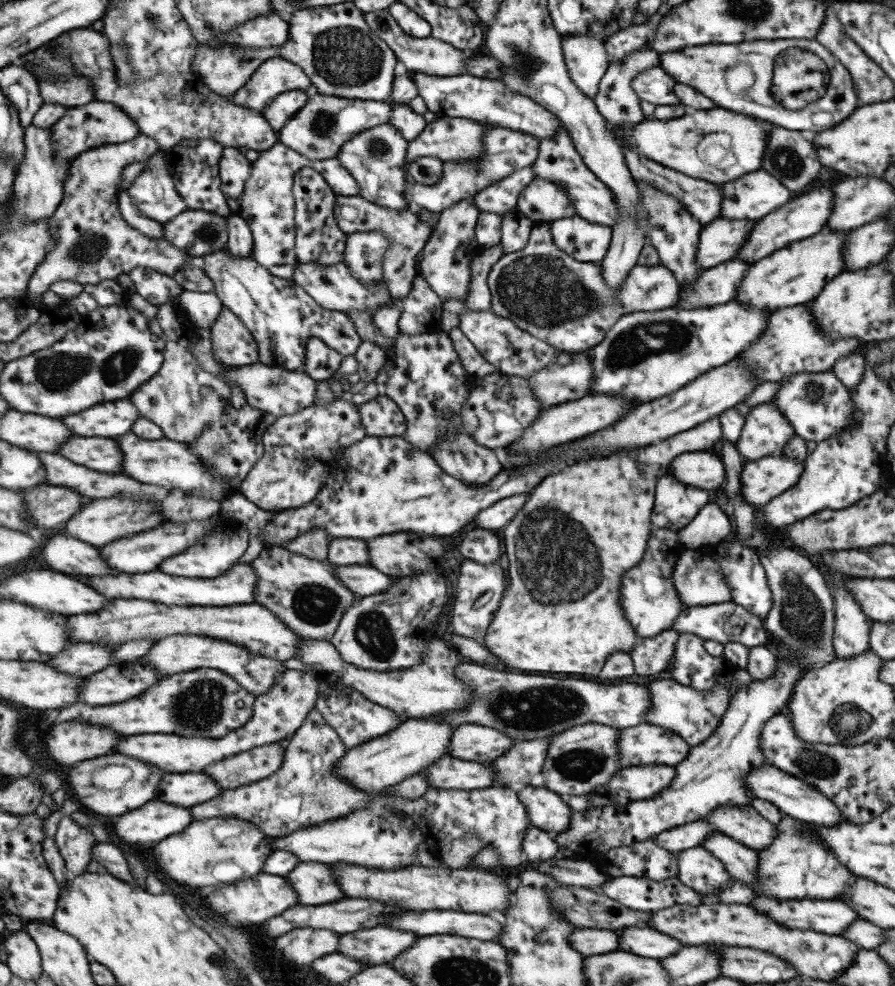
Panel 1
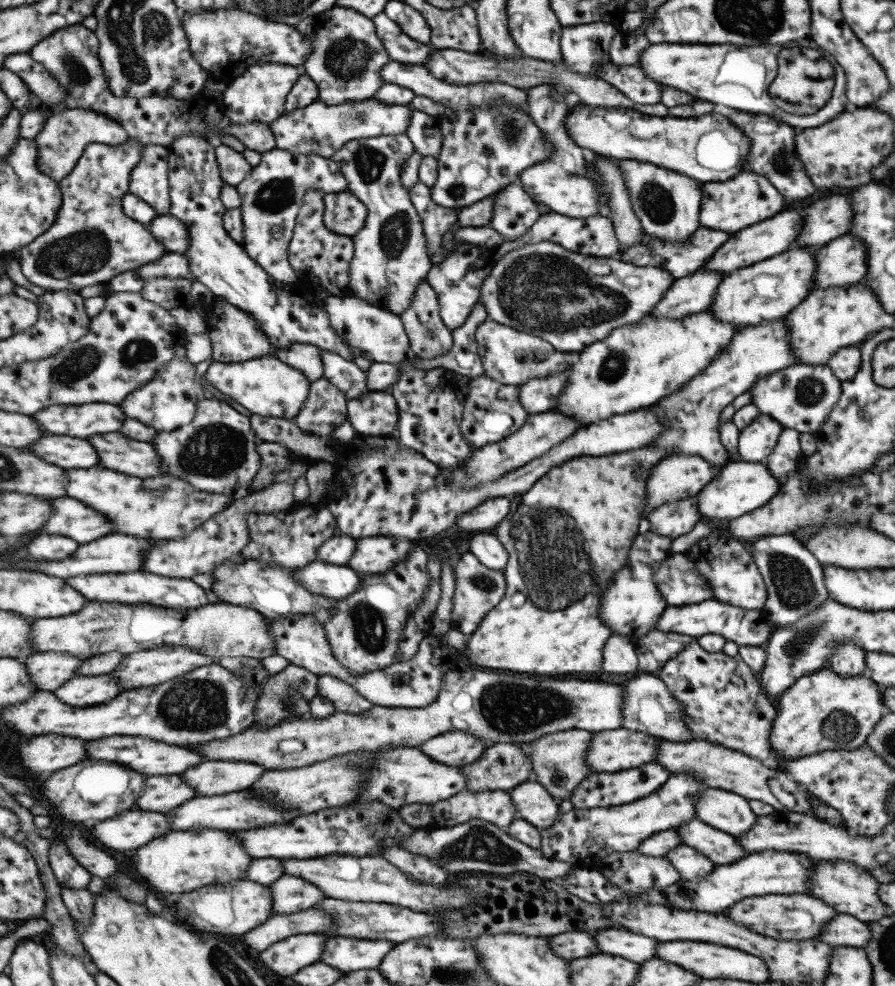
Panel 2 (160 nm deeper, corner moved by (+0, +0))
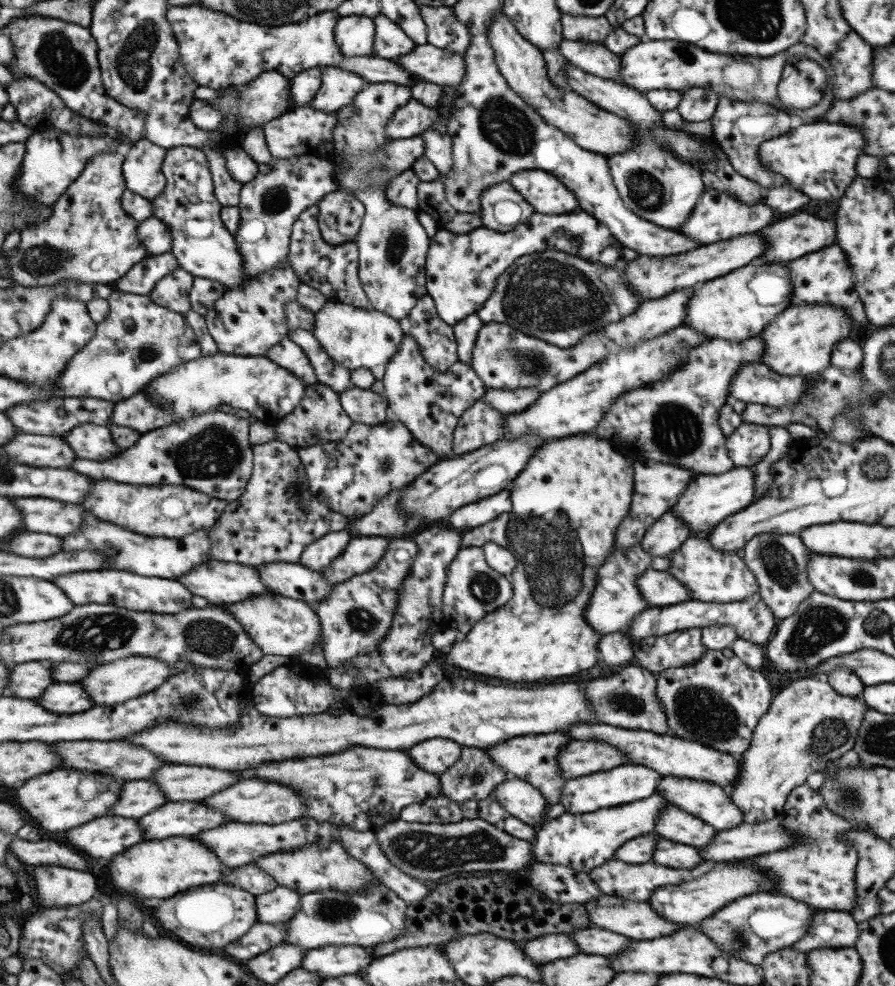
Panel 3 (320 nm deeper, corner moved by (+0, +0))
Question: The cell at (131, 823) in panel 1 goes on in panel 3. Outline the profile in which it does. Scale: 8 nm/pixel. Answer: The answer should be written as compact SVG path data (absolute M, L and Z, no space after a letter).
M107 814L64 832L63 840L89 858L111 860L127 846L143 842L144 836L137 819Z

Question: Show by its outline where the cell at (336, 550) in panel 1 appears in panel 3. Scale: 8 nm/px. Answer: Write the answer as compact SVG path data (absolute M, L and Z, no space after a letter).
M347 530L324 534L303 547L297 562L311 570L320 570L342 554L350 537Z

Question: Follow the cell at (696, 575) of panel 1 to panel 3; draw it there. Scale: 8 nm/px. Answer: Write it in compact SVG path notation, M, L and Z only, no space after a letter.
M644 570L636 578L635 586L649 607L669 606L691 599L685 587L666 570Z

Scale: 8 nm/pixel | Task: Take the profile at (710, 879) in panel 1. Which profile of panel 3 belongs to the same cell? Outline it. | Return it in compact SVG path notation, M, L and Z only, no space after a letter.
M657 838L655 853L653 853L652 863L668 868L679 868L683 870L693 870L704 860L699 857L699 850L685 844Z

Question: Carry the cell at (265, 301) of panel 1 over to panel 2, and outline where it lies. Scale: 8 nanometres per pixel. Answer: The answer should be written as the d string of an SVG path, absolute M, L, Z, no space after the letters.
M185 135L176 138L165 148L167 150L167 178L169 210L168 214L178 218L188 228L188 247L184 255L187 258L190 273L195 281L204 284L207 290L211 291L215 298L221 298L223 302L236 306L244 313L251 315L257 326L269 339L273 349L287 350L286 346L299 344L312 344L321 350L327 350L341 356L347 361L353 361L351 351L342 336L335 334L330 327L326 312L322 309L322 300L313 295L301 282L284 283L271 278L260 266L247 256L244 248L235 242L222 225L222 216L226 208L219 198L219 191L224 183L221 180L218 164L214 154L213 145L203 140L200 136Z

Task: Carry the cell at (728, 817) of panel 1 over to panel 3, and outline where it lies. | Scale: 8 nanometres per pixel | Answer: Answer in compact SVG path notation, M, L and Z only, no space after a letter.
M664 776L659 779L654 792L664 796L665 800L670 802L671 805L677 806L683 812L689 813L691 816L702 820L705 824L712 826L715 831L728 830L742 823L740 810L731 802L726 789L721 788L714 782Z

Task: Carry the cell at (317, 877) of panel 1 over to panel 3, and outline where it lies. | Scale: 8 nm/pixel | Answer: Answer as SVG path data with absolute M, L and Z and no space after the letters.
M277 885L271 892L255 897L256 922L277 924L288 921L299 912L299 894Z

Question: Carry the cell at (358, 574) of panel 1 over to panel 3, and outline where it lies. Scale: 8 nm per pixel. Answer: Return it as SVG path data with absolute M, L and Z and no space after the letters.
M288 562L261 563L255 569L261 582L275 595L305 603L323 600L331 590L319 570Z

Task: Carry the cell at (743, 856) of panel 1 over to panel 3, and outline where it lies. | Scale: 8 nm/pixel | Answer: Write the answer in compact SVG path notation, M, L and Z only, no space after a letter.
M665 805L654 822L653 834L695 849L707 848L717 831L675 805Z

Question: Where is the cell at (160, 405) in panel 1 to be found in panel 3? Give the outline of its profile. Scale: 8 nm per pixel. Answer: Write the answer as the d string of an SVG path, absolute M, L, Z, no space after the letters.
M140 392L125 401L114 403L109 424L114 423L142 434L175 423L171 410L158 408L150 397Z

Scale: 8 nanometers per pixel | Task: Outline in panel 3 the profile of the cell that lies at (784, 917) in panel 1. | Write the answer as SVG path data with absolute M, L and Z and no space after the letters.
M761 892L729 902L709 917L700 920L697 925L700 932L710 938L725 956L738 958L747 964L761 965L765 955L785 946L789 947L803 938L814 912L817 910L785 895Z

